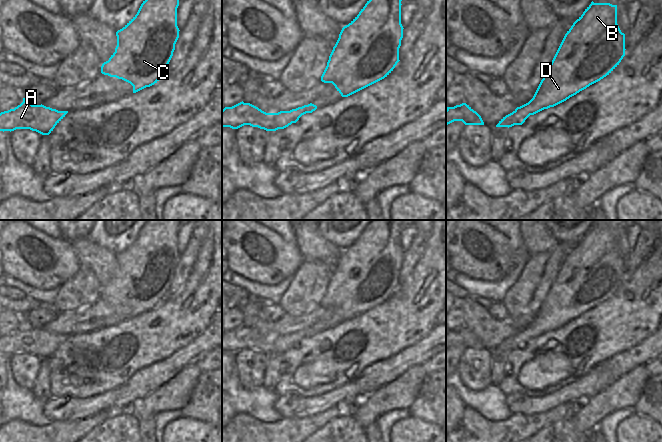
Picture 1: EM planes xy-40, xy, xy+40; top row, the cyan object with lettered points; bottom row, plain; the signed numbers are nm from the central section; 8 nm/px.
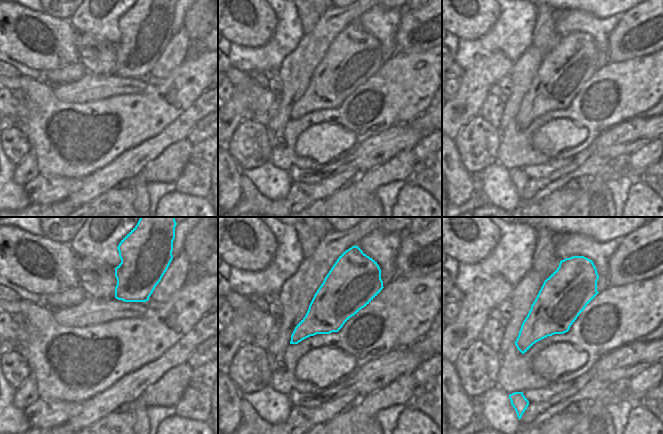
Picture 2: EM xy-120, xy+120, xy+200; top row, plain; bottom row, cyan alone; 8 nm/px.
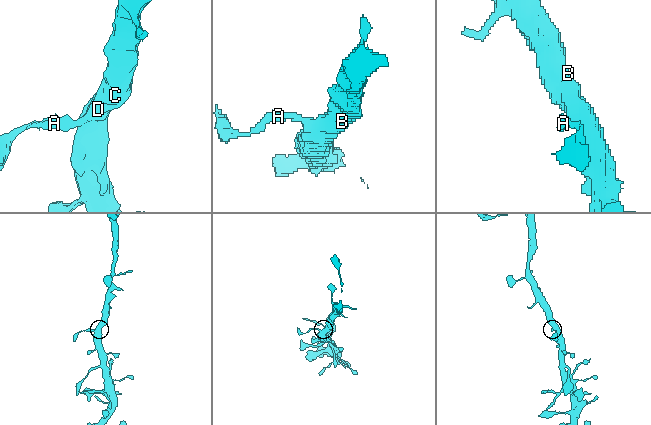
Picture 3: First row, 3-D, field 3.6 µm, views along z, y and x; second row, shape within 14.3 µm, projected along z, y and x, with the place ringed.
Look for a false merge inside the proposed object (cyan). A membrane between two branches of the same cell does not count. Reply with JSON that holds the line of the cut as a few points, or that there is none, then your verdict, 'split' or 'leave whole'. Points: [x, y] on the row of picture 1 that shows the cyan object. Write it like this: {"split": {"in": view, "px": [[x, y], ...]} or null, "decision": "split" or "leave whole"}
{"split": null, "decision": "leave whole"}

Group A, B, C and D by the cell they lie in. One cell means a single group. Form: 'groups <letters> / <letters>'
groups A B C D

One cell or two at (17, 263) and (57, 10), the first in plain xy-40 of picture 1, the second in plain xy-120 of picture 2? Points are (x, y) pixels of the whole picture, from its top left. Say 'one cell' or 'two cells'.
two cells

